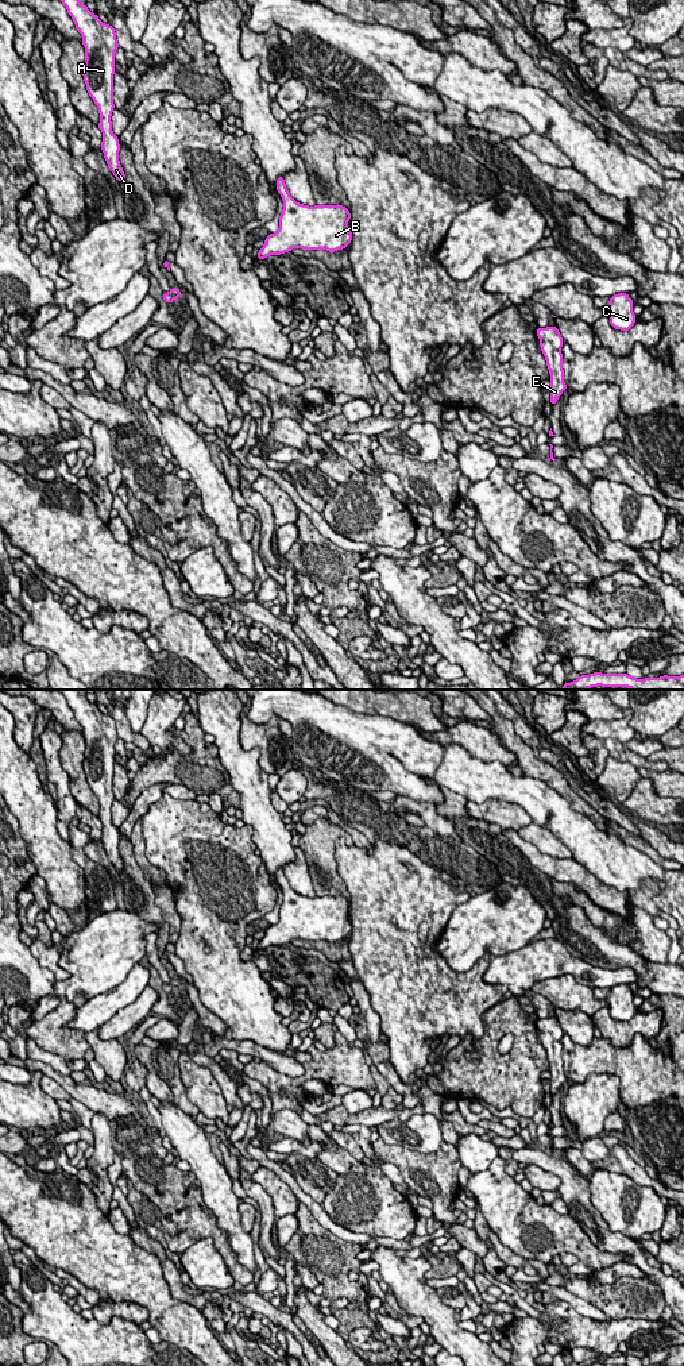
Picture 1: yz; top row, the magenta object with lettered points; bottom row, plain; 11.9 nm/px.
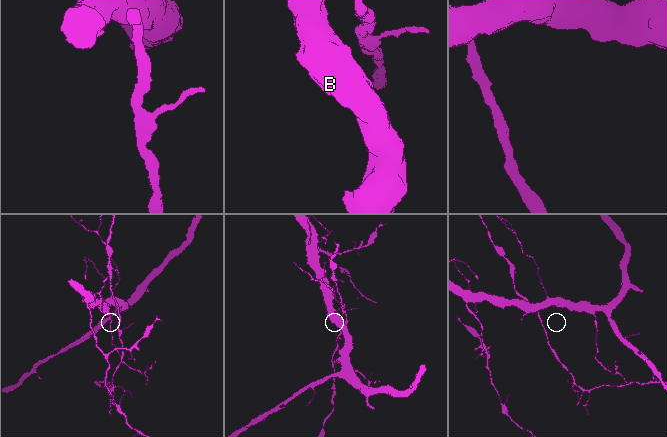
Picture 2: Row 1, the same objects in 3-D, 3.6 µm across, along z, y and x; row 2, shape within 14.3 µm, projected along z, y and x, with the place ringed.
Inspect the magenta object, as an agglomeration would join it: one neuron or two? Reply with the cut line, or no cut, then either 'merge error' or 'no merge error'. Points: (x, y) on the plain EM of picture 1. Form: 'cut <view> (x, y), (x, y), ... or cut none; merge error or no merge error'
cut yz (169, 983), (176, 988); merge error

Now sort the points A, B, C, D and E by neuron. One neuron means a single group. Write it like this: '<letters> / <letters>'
A D / B C E

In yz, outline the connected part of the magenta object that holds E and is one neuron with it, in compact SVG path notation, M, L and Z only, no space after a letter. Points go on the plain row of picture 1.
M557 1018L537 1019L540 1038L550 1065L550 1095L554 1096L567 1078L563 1061L563 1029Z

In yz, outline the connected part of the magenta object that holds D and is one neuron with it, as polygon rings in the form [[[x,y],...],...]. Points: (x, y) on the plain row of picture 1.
[[[61,690],[72,707],[76,719],[82,726],[85,738],[85,759],[82,763],[86,782],[98,799],[98,819],[103,823],[101,841],[108,858],[117,872],[124,872],[125,865],[119,852],[119,829],[112,823],[111,807],[113,795],[115,744],[119,738],[115,719],[104,715],[97,706],[90,703],[78,690]]]

